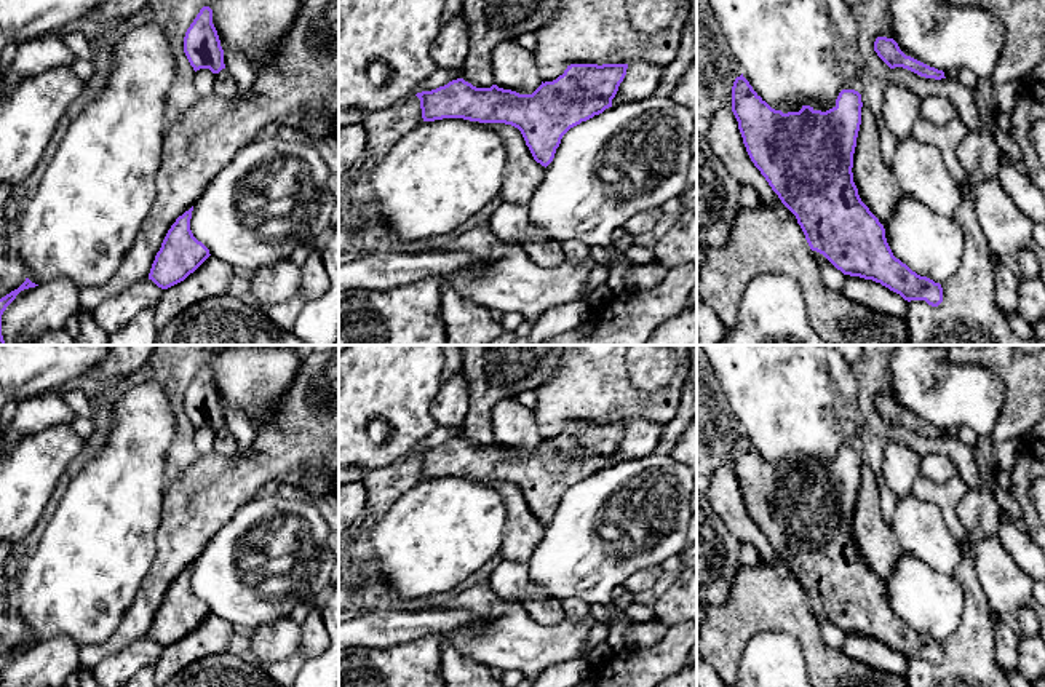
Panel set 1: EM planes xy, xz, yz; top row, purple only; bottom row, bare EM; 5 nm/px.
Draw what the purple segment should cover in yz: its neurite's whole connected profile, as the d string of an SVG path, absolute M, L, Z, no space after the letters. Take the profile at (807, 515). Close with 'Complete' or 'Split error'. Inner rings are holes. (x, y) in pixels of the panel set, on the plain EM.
M743 435L735 436L732 444L732 470L738 479L746 510L754 524L765 535L781 561L796 574L812 609L823 612L844 633L872 637L900 652L904 658L925 658L932 665L943 660L940 641L912 629L896 617L887 601L885 586L861 559L853 540L853 511L861 482L861 452L855 447L842 447L836 463L826 470L802 463L799 470L783 471L772 467Z. Complete

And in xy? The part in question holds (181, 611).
M193 564L176 577L152 621L149 637L161 647L184 639L211 614L190 588L192 569Z. Complete

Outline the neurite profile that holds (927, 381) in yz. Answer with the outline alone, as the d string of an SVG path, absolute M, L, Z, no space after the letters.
M895 345L888 355L892 396L908 414L951 431L968 427L978 438L992 433L1003 404L1003 380L989 367L954 358L956 345Z

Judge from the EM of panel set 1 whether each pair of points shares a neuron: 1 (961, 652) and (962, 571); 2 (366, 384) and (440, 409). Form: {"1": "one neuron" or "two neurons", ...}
{"1": "one neuron", "2": "two neurons"}

